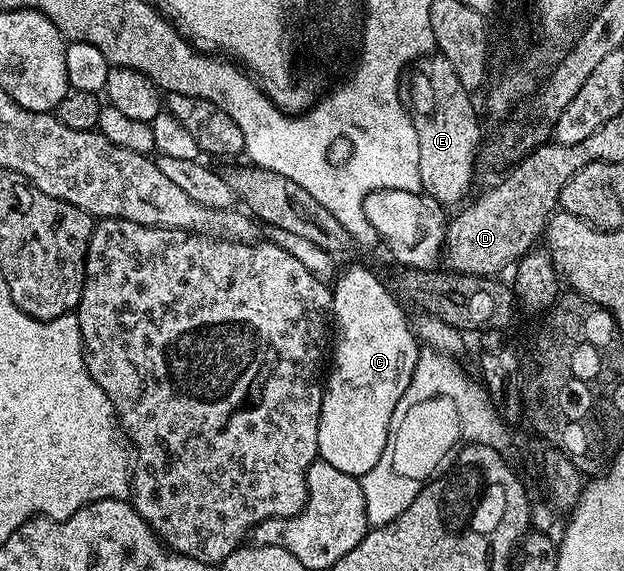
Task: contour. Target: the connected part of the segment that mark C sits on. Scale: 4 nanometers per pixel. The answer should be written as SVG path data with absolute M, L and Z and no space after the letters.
M359 264L351 265L345 273L342 271L336 277L331 291L331 316L335 321L335 332L337 328L337 345L331 348L333 373L330 376L328 373L321 394L317 454L320 459L335 466L335 470L360 478L371 470L371 466L375 466L375 462L379 462L379 454L383 454L383 446L387 446L391 414L395 406L399 406L399 398L403 398L403 390L411 386L411 378L415 374L419 341L410 317L405 317L401 309L402 301L397 301L369 269Z

